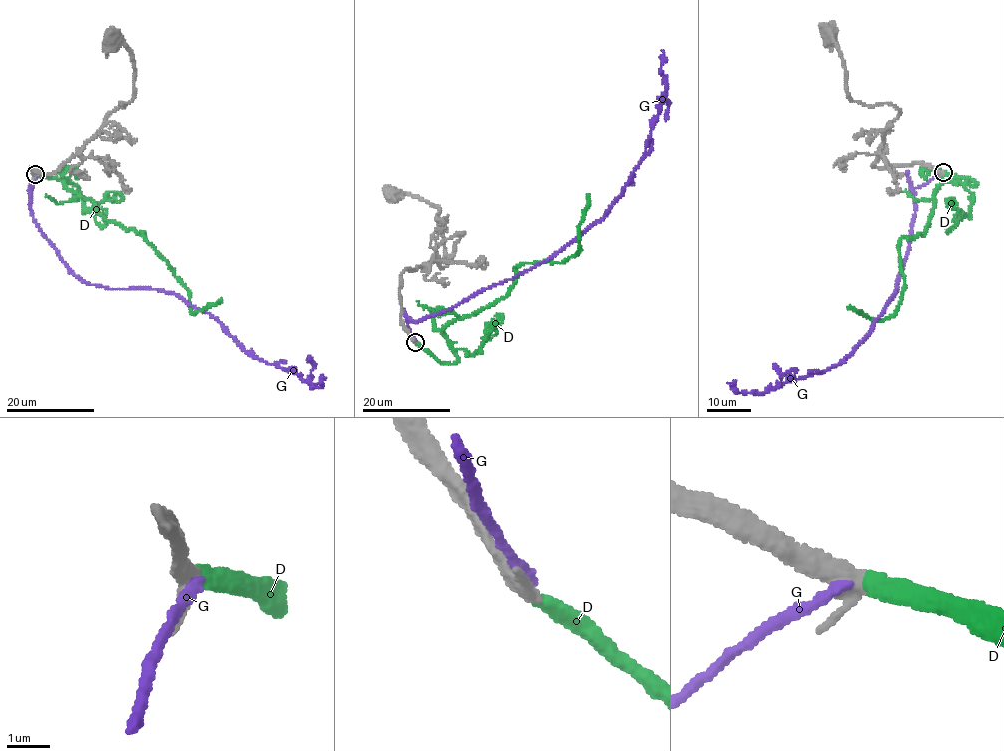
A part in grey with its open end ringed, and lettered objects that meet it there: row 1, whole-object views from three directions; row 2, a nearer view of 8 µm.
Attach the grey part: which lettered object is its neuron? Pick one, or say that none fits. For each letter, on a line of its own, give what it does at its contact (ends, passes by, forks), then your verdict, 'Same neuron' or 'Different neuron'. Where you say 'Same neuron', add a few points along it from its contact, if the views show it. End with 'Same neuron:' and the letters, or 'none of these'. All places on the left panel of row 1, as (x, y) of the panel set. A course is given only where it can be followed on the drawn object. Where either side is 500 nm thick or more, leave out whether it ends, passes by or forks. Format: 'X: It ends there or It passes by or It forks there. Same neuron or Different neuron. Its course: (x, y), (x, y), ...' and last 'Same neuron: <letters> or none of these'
D: It ends there. Same neuron. Its course: (35, 174), (69, 180), (65, 186), (87, 198), (107, 219), (143, 232), (187, 290), (191, 312), (221, 299)
G: It ends there. Different neuron
Same neuron: D

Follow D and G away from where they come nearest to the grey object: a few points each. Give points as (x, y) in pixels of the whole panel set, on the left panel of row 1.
D: (35, 174), (69, 180), (65, 186), (87, 198), (107, 219), (143, 232), (187, 290), (191, 312), (221, 299)
G: (34, 174), (32, 220), (83, 280), (174, 292), (220, 322), (251, 355), (315, 388), (325, 377)

